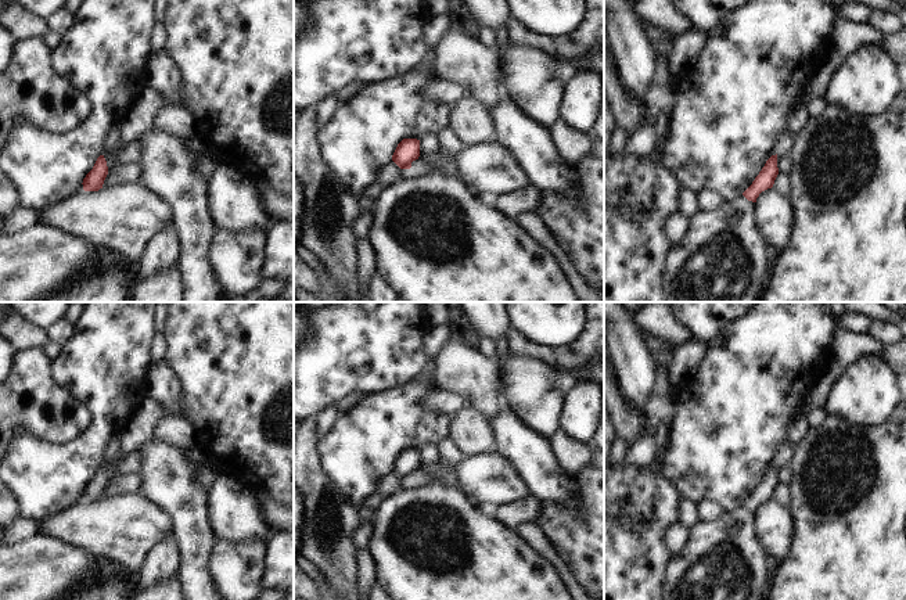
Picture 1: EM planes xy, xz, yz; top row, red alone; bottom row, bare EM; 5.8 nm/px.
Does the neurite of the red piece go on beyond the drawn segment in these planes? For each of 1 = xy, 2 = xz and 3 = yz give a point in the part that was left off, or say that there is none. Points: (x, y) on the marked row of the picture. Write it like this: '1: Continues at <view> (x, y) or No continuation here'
1: No continuation here
2: No continuation here
3: No continuation here.

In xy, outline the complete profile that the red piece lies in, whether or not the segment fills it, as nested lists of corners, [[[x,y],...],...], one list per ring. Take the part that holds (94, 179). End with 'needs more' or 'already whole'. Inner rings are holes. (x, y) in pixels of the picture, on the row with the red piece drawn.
[[[100,155],[93,166],[93,169],[83,179],[85,191],[98,191],[103,188],[104,180],[108,175],[108,166],[104,155]]] | already whole

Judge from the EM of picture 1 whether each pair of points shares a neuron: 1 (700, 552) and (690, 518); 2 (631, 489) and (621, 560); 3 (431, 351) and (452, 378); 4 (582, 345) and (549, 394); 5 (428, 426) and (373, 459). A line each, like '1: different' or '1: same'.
1: different
2: same
3: different
4: different
5: same

